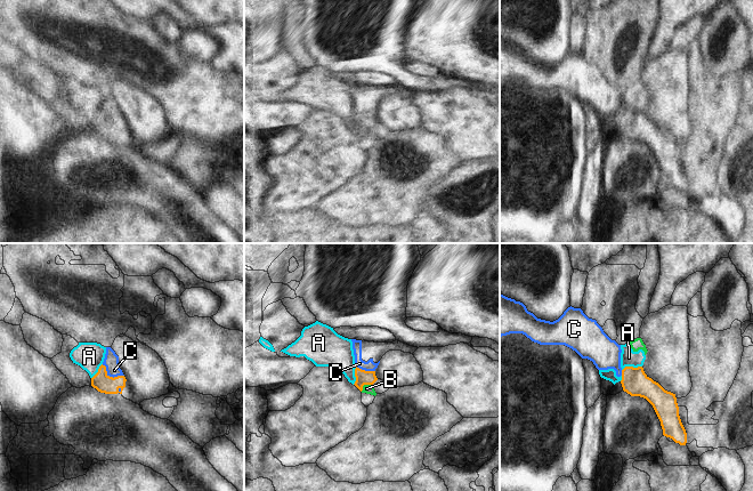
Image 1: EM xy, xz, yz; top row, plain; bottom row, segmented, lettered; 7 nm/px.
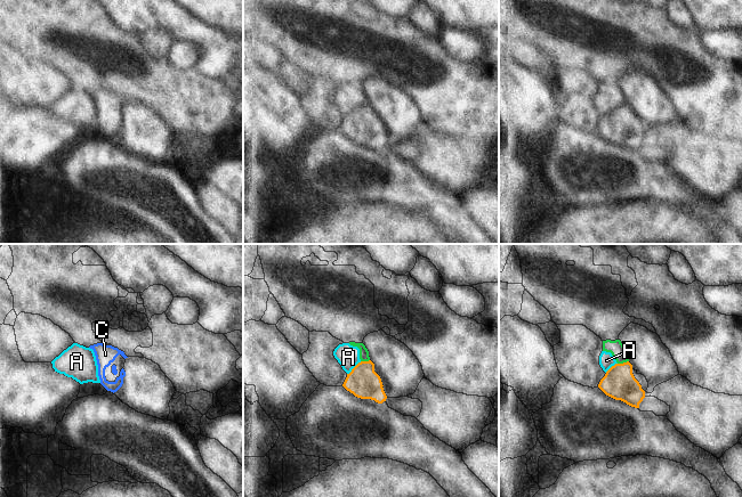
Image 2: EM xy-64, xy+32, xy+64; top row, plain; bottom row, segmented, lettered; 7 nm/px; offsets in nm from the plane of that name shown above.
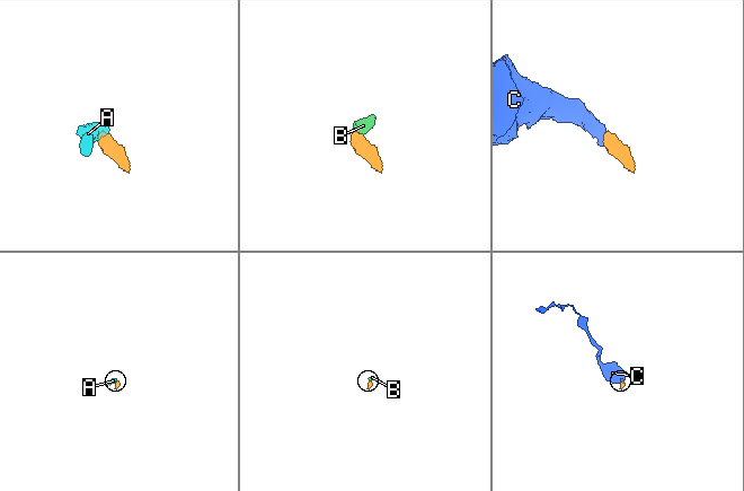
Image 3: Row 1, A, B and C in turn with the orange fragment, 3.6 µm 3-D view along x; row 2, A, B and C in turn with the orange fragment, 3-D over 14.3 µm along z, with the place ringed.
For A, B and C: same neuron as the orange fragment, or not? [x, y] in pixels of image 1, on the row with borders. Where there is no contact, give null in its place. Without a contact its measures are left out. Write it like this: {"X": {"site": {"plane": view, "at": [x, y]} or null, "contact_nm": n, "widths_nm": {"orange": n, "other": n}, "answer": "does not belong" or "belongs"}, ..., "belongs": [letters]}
{"A": {"site": {"plane": "yz", "at": [631, 367]}, "contact_nm": 150, "widths_nm": {"orange": 190, "other": 120}, "answer": "does not belong"}, "B": {"site": {"plane": "xz", "at": [365, 384]}, "contact_nm": 100, "widths_nm": {"orange": 100, "other": 60}, "answer": "does not belong"}, "C": {"site": {"plane": "xy", "at": [111, 377]}, "contact_nm": 180, "widths_nm": {"orange": 130, "other": 110}, "answer": "belongs"}, "belongs": ["C"]}

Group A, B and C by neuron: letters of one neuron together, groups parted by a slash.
A B / C

